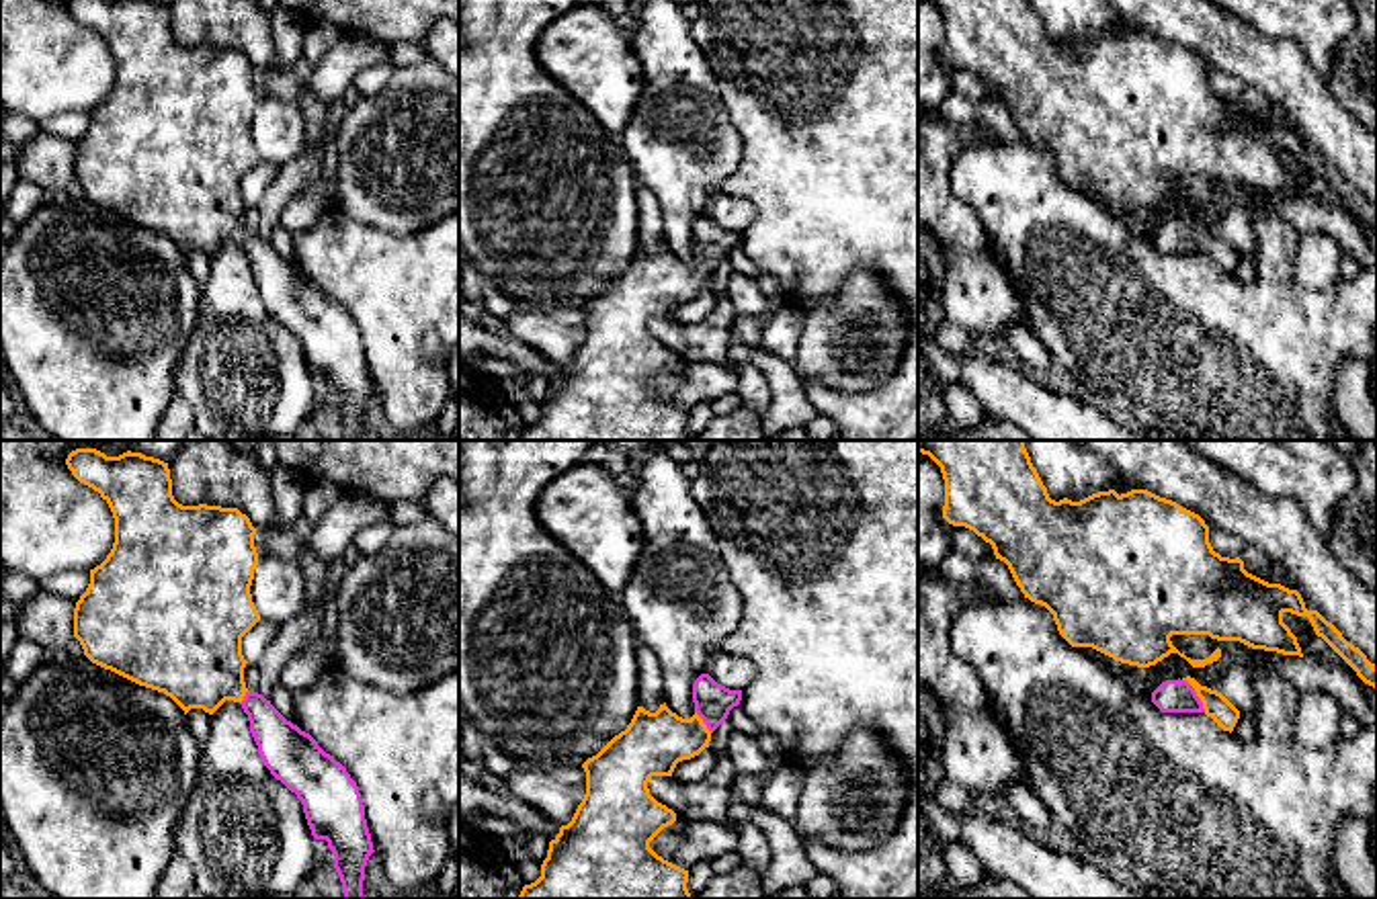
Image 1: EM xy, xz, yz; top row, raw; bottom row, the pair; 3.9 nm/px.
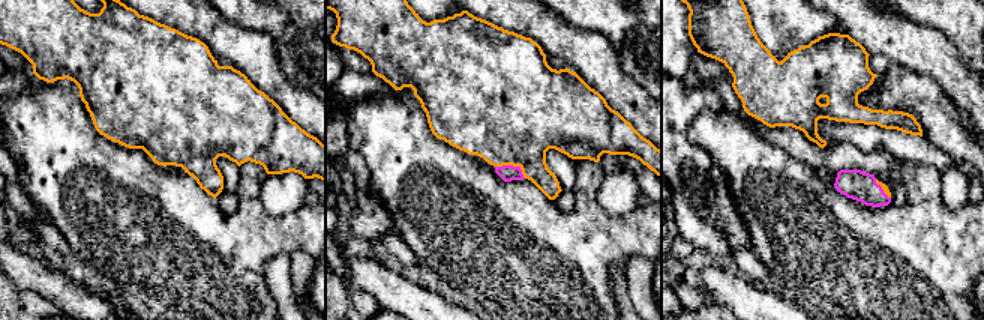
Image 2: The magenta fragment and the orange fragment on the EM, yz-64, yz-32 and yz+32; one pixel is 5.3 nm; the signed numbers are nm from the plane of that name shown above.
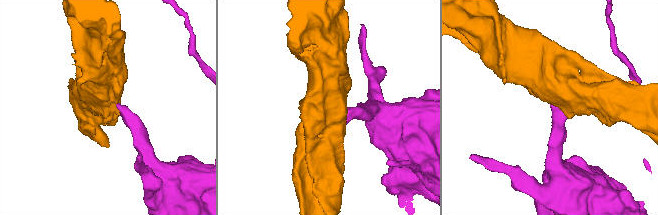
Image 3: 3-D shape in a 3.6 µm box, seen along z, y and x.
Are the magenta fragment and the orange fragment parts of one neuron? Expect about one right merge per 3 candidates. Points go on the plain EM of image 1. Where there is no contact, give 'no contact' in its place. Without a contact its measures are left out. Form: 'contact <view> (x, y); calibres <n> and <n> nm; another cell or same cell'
contact yz (1195, 236); calibres 130 and 100 nm; same cell

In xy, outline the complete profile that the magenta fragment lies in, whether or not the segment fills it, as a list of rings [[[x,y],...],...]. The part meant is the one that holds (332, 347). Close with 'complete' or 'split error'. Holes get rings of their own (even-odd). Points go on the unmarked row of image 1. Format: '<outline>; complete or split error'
[[[66,0],[66,6],[100,35],[115,59],[113,90],[90,111],[90,125],[74,149],[74,178],[84,197],[164,233],[184,256],[191,250],[213,256],[225,242],[240,244],[264,307],[297,336],[311,377],[328,383],[344,440],[363,440],[365,408],[375,391],[357,324],[309,274],[244,223],[242,178],[260,162],[250,135],[258,106],[250,59],[238,49],[178,45],[168,4],[160,0]]]; split error

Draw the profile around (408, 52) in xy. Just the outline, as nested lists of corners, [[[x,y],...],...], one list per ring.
[[[402,41],[389,47],[389,61],[393,68],[412,66],[426,59],[422,41]]]

